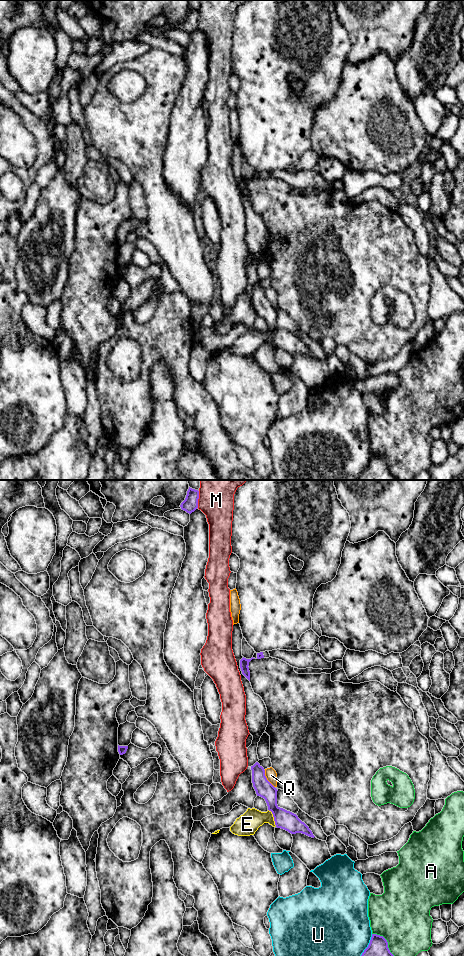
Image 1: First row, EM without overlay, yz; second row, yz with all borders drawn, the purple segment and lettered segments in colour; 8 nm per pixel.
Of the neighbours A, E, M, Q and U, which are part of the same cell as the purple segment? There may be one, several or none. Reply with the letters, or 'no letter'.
no letter

